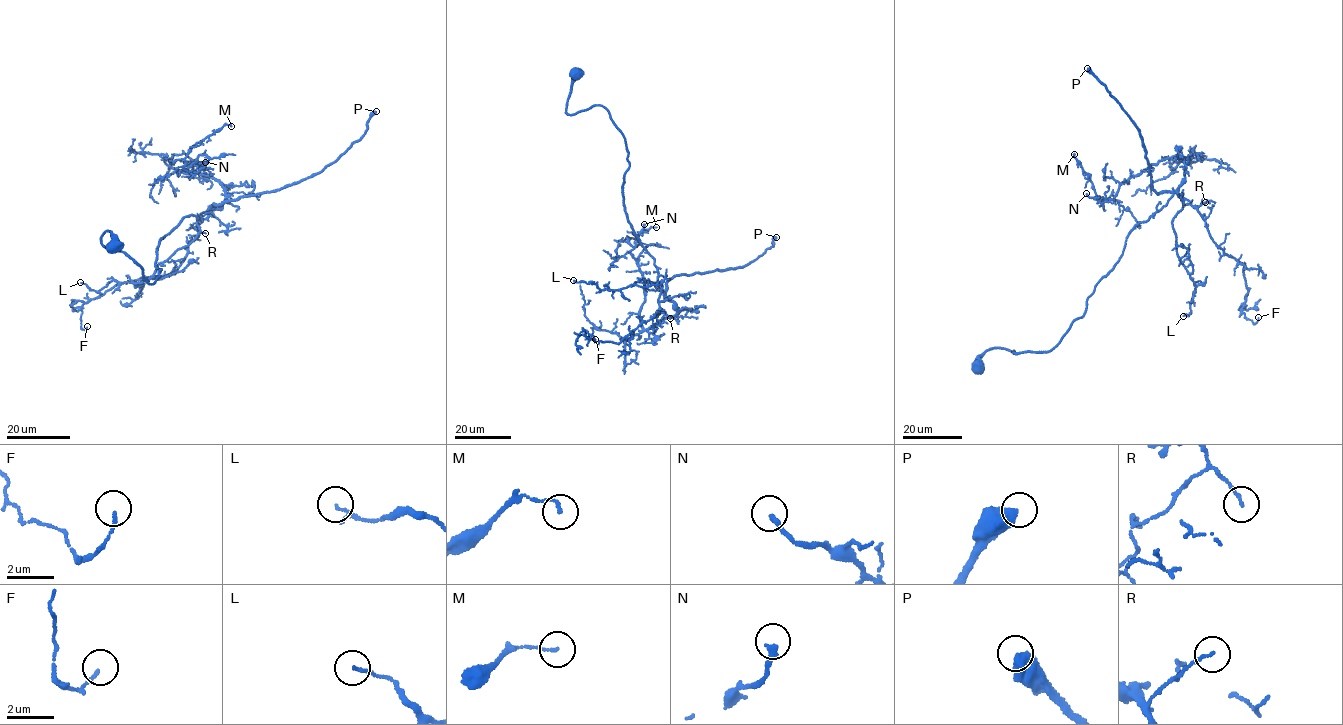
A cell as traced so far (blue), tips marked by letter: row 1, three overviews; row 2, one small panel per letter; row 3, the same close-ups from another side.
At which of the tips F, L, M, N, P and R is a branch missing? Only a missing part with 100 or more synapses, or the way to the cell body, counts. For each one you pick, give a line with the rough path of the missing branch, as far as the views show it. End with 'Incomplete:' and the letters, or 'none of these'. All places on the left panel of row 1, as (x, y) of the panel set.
P: missing branch runs (376, 111), (387, 74), (380, 59), (337, 37), (282, 53), (285, 65), (265, 75), (242, 117), (237, 73)
Incomplete: P

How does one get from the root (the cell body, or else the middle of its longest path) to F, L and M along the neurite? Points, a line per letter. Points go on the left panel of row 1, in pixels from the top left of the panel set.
F: (192, 216), (209, 210), (176, 270), (123, 281), (90, 299), (80, 309), (81, 327), (87, 326)
L: (192, 216), (209, 210), (197, 221), (197, 236), (150, 278), (112, 280), (97, 291), (80, 282)
M: (192, 216), (220, 208), (225, 190), (194, 170), (199, 161), (185, 173), (184, 158), (231, 126)

